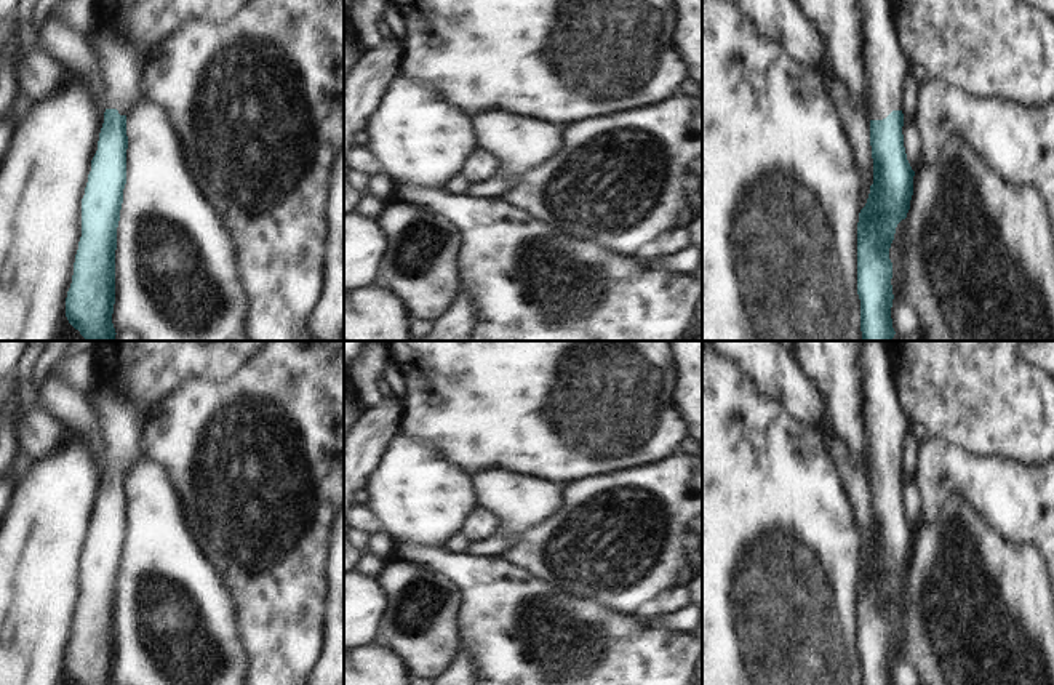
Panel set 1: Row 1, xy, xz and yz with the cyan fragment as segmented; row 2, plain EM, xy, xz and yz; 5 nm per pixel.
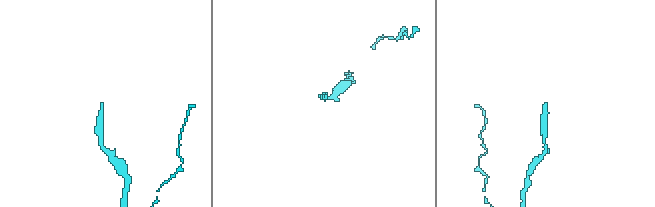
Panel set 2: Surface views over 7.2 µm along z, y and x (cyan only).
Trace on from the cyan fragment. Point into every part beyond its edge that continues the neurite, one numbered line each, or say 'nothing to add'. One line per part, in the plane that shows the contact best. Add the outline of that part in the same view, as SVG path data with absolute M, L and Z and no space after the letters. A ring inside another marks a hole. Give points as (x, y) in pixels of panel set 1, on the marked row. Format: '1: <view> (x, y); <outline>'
1: yz (886, 66); M864 0L865 59L870 86L870 120L902 110L902 86L910 66L899 46L888 0Z

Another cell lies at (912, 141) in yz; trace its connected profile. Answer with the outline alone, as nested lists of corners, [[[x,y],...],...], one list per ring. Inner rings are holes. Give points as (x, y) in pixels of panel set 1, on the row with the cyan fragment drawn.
[[[904,120],[902,134],[907,160],[915,171],[923,160],[923,144],[915,120]]]

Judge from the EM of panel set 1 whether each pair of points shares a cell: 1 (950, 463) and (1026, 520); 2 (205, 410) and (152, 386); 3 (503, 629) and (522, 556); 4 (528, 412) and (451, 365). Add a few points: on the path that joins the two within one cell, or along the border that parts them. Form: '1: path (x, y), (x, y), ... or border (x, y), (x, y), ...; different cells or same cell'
1: path (970, 472), (984, 479), (1006, 501); same cell
2: border (205, 375), (186, 381), (151, 413); different cells
3: border (503, 557), (552, 583); different cells
4: path (509, 392), (482, 365), (471, 365); same cell

